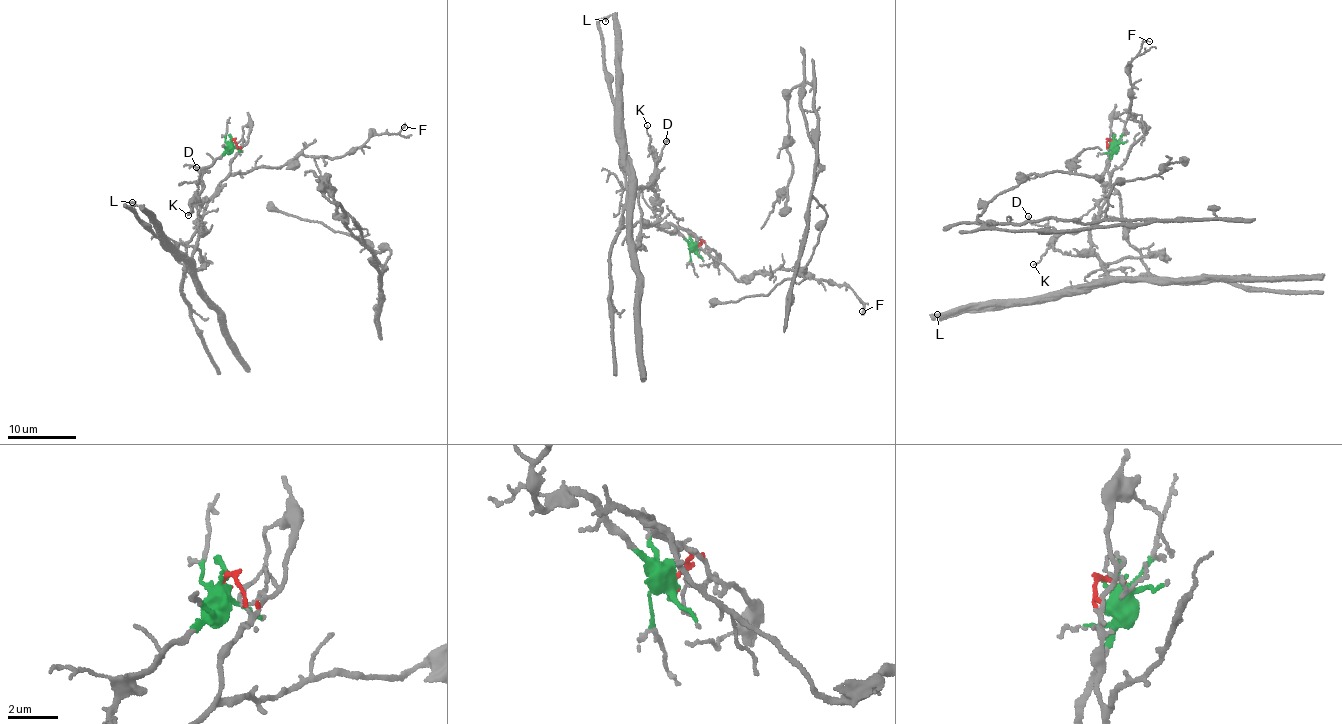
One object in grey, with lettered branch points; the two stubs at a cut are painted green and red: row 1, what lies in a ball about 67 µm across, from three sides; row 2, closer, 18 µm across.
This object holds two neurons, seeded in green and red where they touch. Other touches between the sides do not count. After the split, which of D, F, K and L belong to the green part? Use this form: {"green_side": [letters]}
{"green_side": ["D", "K", "L"]}

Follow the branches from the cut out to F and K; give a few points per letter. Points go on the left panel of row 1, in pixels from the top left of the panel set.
F: (231, 142), (238, 153), (230, 172), (241, 175), (291, 163), (297, 154), (341, 156), (371, 137), (405, 127)
K: (231, 142), (229, 152), (200, 178), (202, 206), (195, 199), (187, 214)

